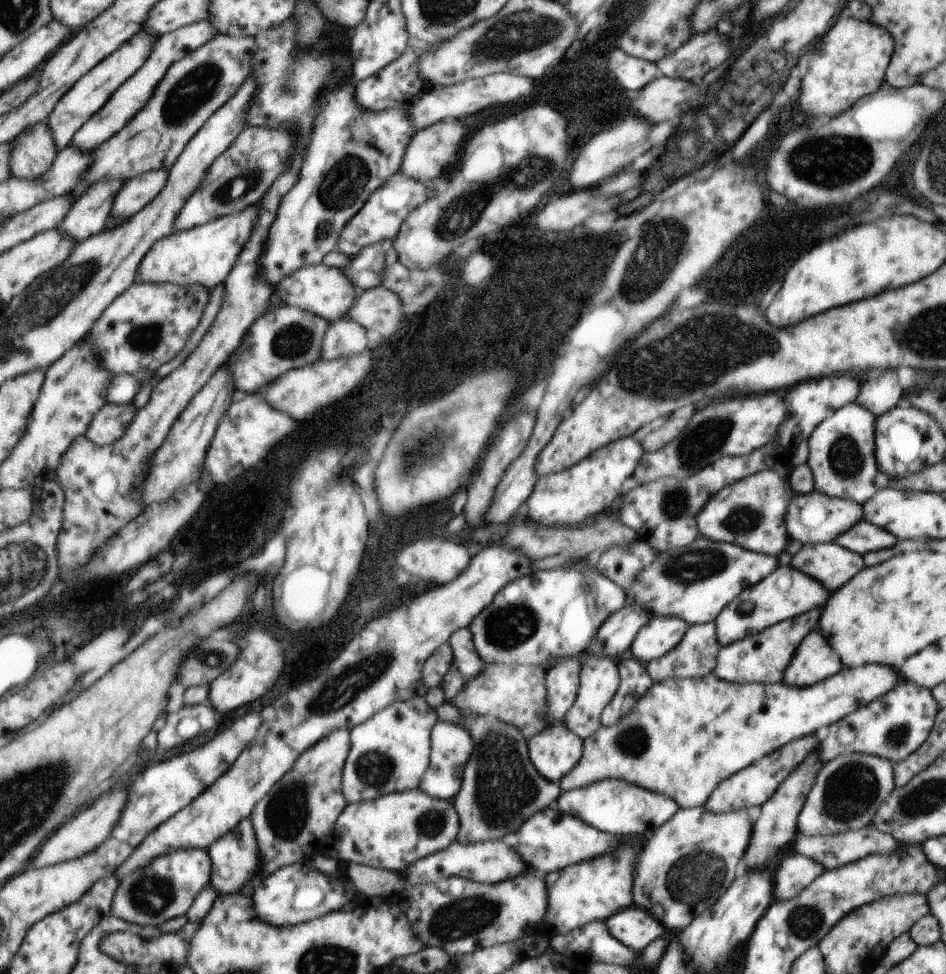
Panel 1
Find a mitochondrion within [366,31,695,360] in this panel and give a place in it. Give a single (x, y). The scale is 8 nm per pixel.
(664, 246)

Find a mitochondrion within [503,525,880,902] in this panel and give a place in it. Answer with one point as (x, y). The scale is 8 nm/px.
(695, 566)

